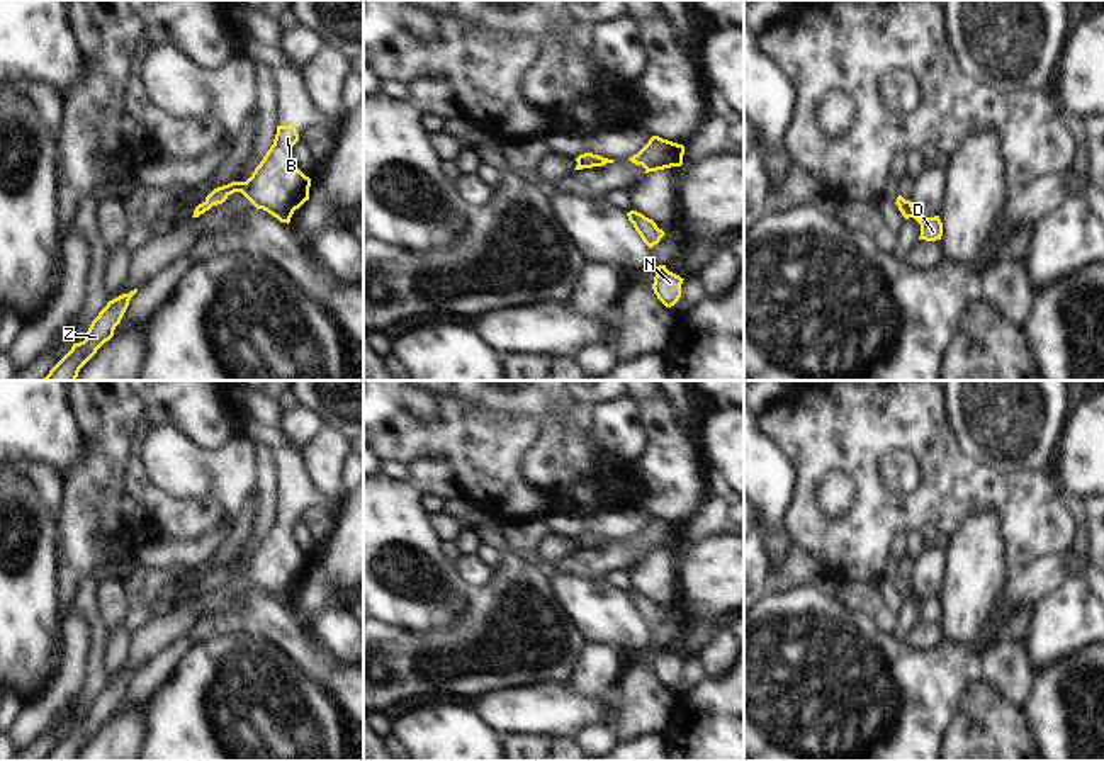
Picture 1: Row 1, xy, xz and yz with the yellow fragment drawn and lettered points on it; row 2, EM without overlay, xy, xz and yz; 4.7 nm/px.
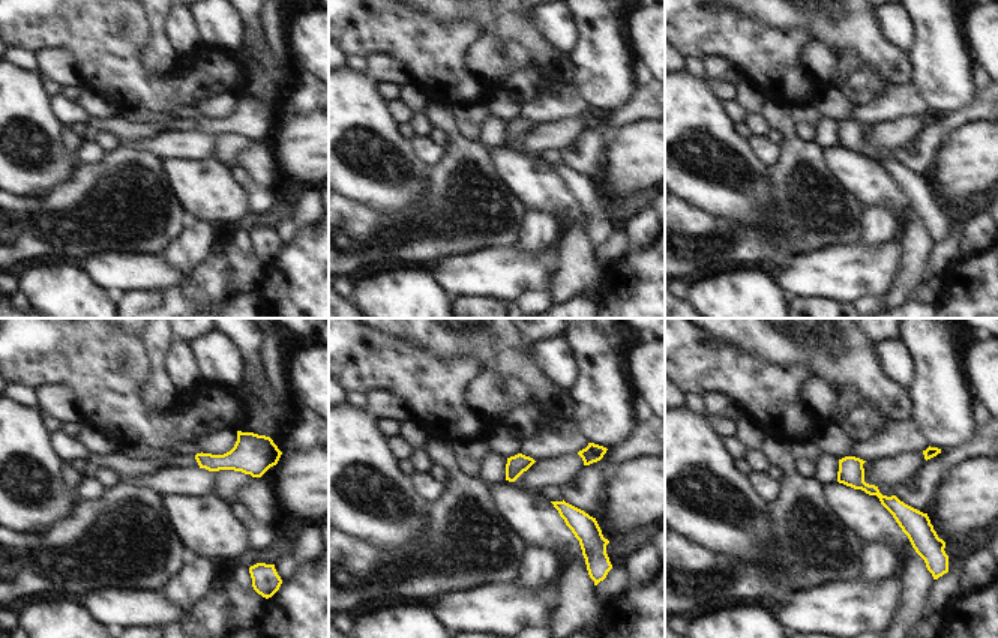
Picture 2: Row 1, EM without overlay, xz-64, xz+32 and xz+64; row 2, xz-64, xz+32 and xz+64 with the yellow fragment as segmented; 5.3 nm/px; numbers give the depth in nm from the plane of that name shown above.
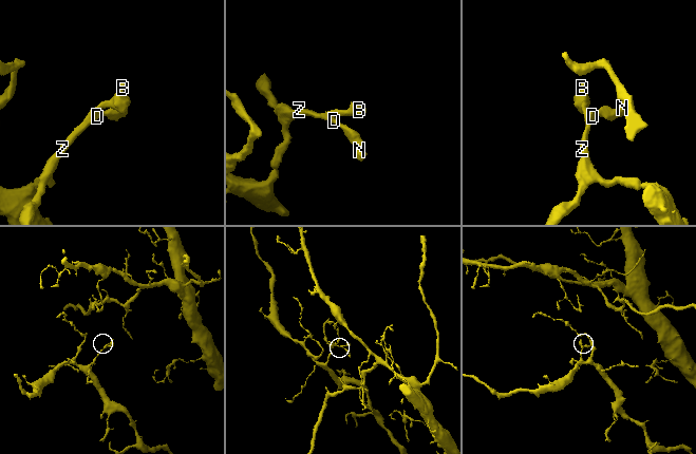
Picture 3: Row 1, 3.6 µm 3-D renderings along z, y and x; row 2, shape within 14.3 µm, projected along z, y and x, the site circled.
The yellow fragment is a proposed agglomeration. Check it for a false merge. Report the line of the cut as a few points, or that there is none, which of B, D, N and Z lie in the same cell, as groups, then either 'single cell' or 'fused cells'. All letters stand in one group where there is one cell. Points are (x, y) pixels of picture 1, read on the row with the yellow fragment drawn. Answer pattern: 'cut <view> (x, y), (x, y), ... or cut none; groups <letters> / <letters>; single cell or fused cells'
cut none; groups B D N Z; single cell

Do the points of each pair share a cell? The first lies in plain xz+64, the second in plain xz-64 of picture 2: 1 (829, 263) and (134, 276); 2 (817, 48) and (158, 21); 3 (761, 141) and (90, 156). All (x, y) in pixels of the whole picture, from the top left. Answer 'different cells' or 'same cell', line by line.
1: same cell
2: same cell
3: same cell

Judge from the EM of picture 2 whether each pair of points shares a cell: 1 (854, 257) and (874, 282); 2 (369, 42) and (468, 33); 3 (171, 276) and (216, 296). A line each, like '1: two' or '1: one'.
1: one
2: one
3: two

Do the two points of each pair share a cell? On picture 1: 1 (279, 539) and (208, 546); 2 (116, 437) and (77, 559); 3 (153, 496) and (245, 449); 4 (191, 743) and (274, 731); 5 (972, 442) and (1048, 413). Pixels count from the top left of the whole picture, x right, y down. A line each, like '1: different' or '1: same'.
1: different
2: same
3: different
4: same
5: same

